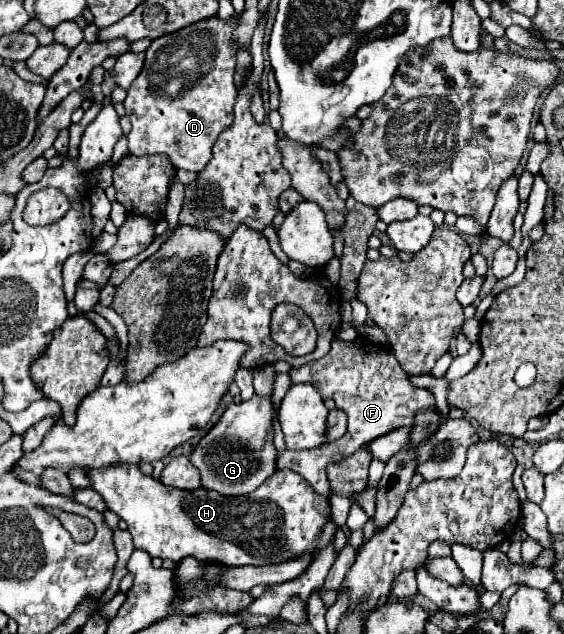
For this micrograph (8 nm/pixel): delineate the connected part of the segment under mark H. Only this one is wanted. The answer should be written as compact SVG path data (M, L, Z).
M110 464L106 468L88 470L86 476L92 484L92 490L96 490L104 498L108 510L116 512L128 524L134 548L146 550L150 556L170 558L174 562L180 562L184 556L194 556L198 560L216 560L226 566L246 566L246 564L262 566L262 564L286 562L300 556L306 550L312 550L318 540L318 532L322 530L322 524L330 520L328 498L316 494L302 476L286 470L276 470L254 492L234 498L222 496L206 488L196 490L170 488L160 480L154 480L152 476L144 476L136 464Z

